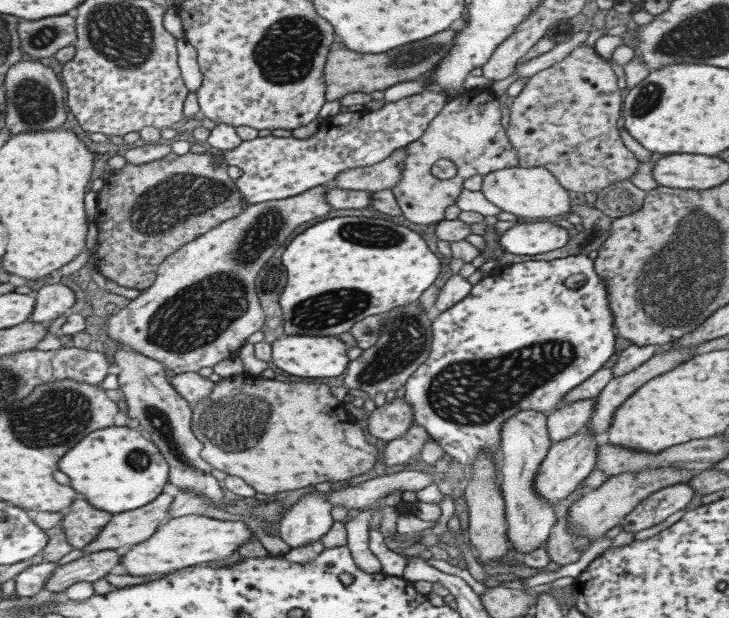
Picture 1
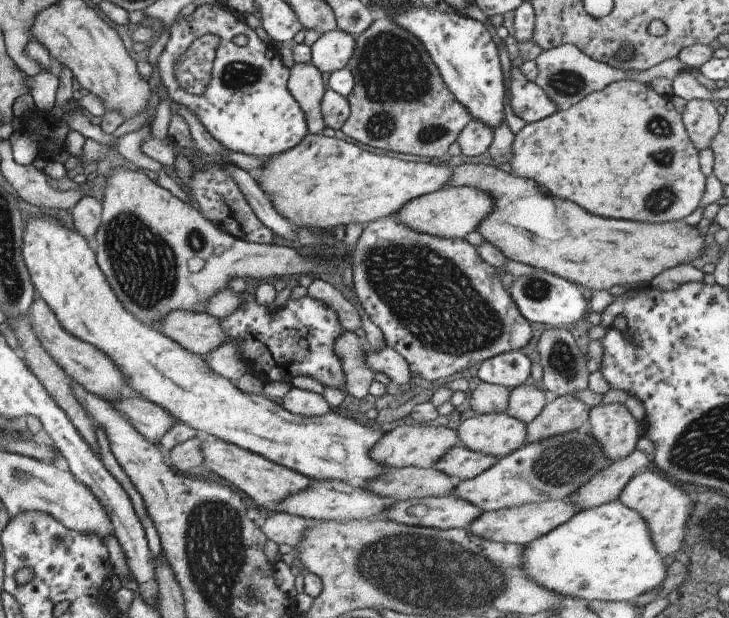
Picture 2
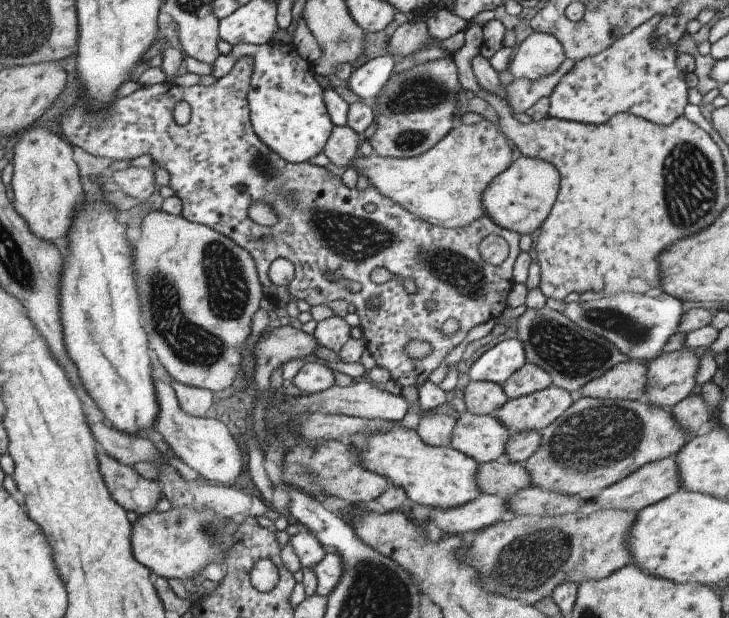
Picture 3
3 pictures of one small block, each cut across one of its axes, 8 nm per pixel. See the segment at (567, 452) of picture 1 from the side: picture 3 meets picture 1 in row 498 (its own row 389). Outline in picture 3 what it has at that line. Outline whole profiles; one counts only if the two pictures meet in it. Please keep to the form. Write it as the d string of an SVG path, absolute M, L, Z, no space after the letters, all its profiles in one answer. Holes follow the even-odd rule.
M551 384L543 390L528 394L524 397L508 399L501 408L493 412L493 416L507 429L508 434L521 431L539 432L553 420L558 419L572 403L569 393Z

